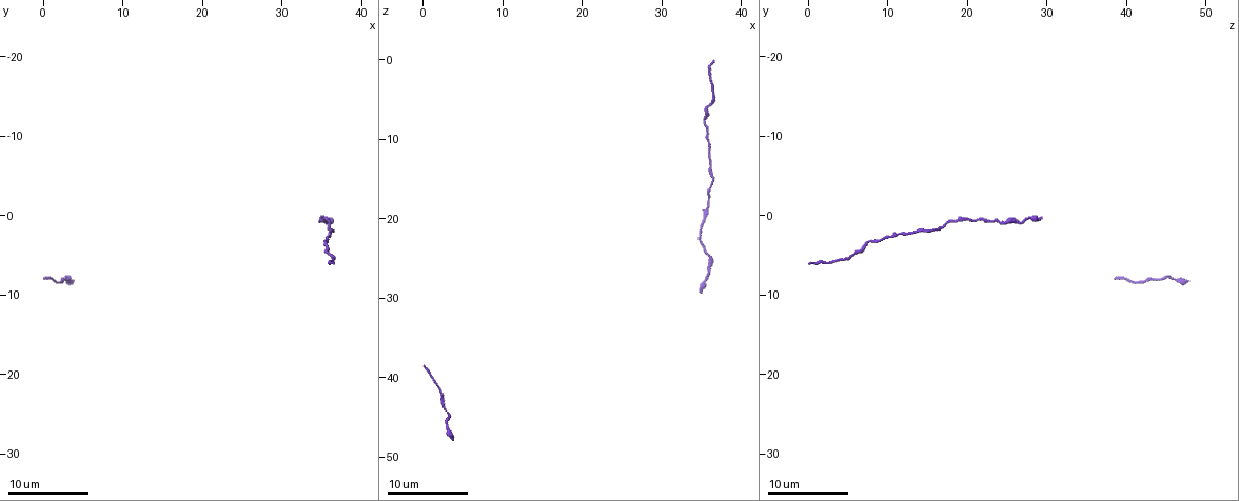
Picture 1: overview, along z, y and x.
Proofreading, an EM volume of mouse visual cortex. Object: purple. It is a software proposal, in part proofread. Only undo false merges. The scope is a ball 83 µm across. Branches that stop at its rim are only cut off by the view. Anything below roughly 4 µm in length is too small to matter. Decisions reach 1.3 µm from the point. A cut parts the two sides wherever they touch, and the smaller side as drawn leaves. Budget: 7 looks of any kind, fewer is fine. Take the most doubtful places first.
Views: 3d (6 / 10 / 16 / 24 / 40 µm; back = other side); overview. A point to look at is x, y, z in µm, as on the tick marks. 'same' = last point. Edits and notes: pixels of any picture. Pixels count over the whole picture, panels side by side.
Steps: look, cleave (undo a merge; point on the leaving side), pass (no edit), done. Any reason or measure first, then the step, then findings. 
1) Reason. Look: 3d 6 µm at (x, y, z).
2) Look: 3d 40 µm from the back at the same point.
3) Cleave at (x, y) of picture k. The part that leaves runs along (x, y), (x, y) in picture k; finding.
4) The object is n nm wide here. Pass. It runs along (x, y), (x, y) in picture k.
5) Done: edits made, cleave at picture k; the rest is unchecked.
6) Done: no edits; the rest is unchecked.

Thick turns thin. Look: 3d 10 µm at (35.6, 3.2, 7.6).

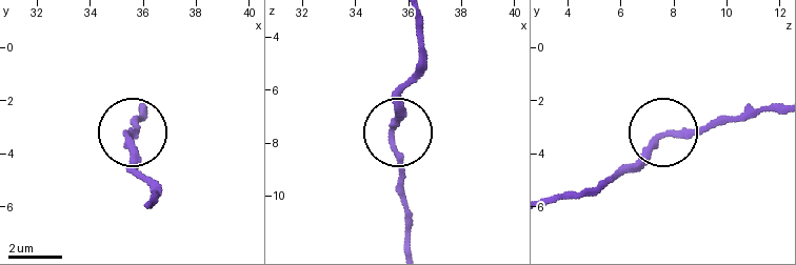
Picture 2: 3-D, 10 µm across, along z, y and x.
Pass. All the same neuron.

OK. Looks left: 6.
Look: 3d 6 µm at (34.8, 0.6, 29.0).

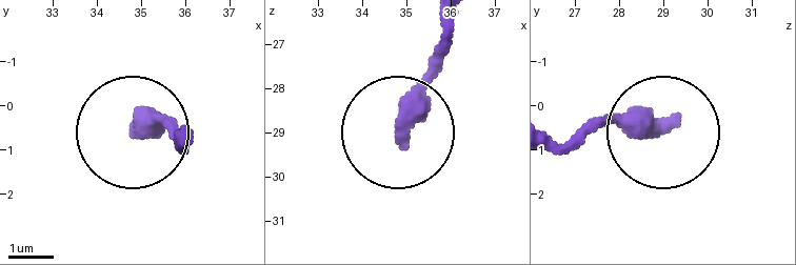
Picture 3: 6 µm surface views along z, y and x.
Look: 3d 6 µm from the back at (34.90, 0.40, 29.15).

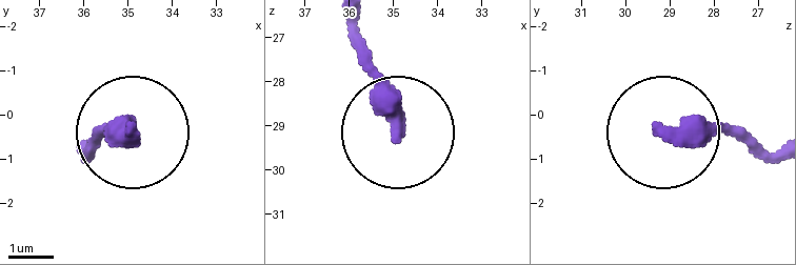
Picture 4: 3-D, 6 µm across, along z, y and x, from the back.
The side arm is 34 µm long. Pass. It runs along (659, 131), (735, 131), (769, 150) in picture 4; continuous, no second neuron.

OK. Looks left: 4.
Thick turns thin. Look: 3d 10 µm at (35.8, 0.8, 24.4).

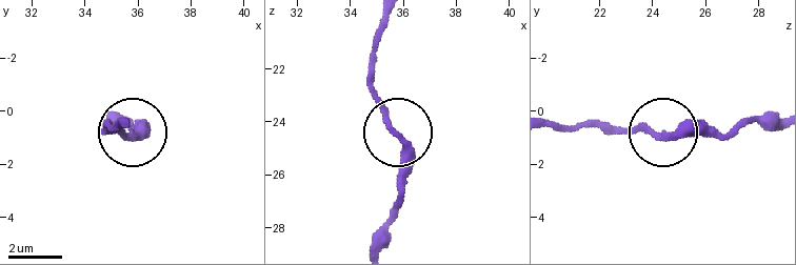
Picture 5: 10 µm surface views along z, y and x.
Pass. Continuous, no second neuron.

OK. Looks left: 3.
Calibre changes. Look: 3d 6 µm at (36.0, 0.8, 18.6).

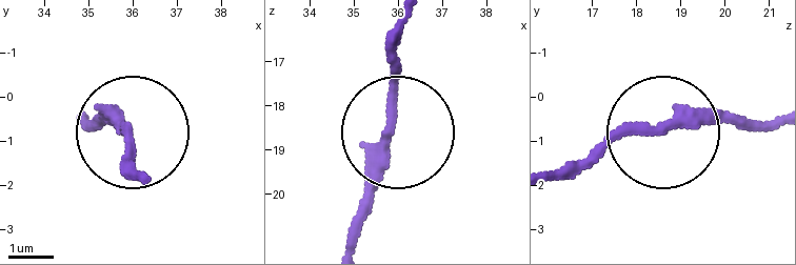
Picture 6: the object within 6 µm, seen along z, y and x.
Look: 3d 6 µm from the back at (35.85, 0.70, 18.30).

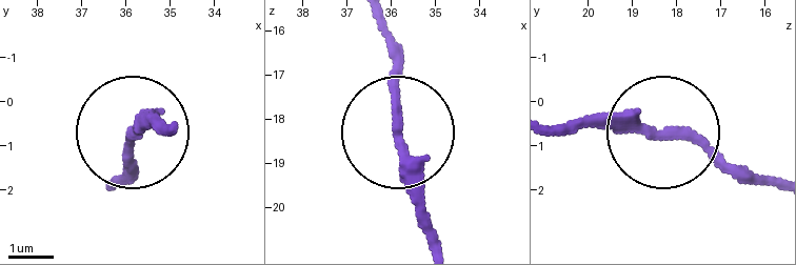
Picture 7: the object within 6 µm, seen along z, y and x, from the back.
Pass. It runs along (550, 129), (685, 129), (750, 182) in picture 7; continuous, no second neuron.

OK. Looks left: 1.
Done: no edits; the rest is unchecked.

